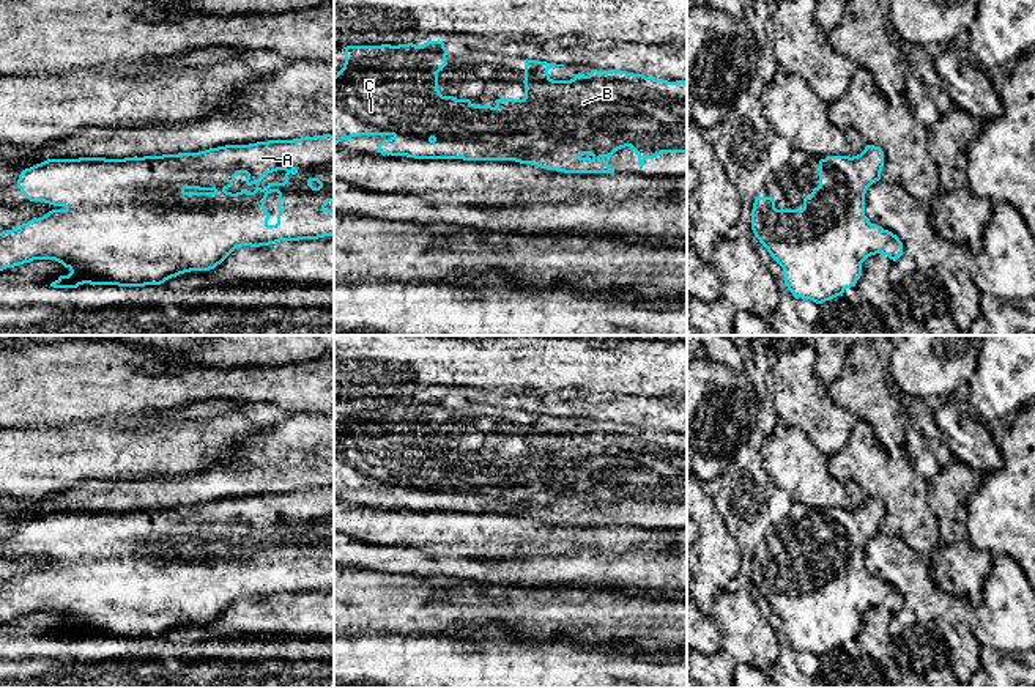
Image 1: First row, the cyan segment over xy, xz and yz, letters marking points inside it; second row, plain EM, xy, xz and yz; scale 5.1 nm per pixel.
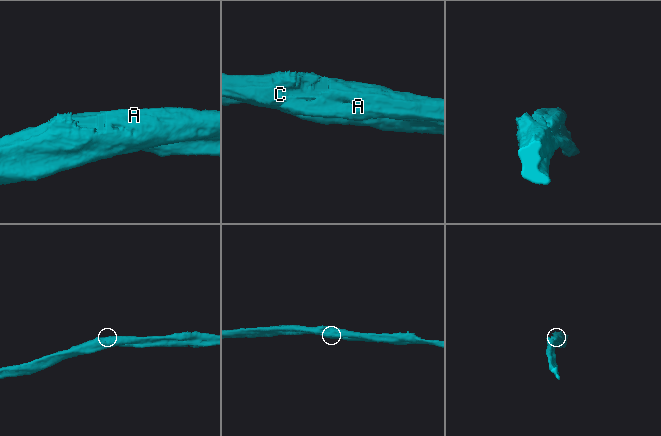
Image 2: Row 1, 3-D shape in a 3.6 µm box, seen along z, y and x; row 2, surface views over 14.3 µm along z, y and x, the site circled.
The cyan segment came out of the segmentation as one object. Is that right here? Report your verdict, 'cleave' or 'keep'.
keep

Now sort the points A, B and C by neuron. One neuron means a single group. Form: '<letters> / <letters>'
A B C

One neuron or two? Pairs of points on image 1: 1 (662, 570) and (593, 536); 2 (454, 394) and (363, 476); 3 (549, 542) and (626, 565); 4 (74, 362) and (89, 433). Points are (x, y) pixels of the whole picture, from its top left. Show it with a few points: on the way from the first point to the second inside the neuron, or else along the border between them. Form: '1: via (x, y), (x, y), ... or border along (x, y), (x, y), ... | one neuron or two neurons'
1: border along (588, 547), (612, 553), (632, 550), (662, 551) | two neurons
2: via (432, 416), (385, 454) | one neuron
3: border along (616, 553), (583, 548), (569, 554), (544, 556) | two neurons
4: border along (118, 419), (81, 421), (51, 427) | two neurons

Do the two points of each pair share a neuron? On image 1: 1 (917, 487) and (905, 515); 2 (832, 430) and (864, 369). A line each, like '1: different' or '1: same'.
1: same
2: different

